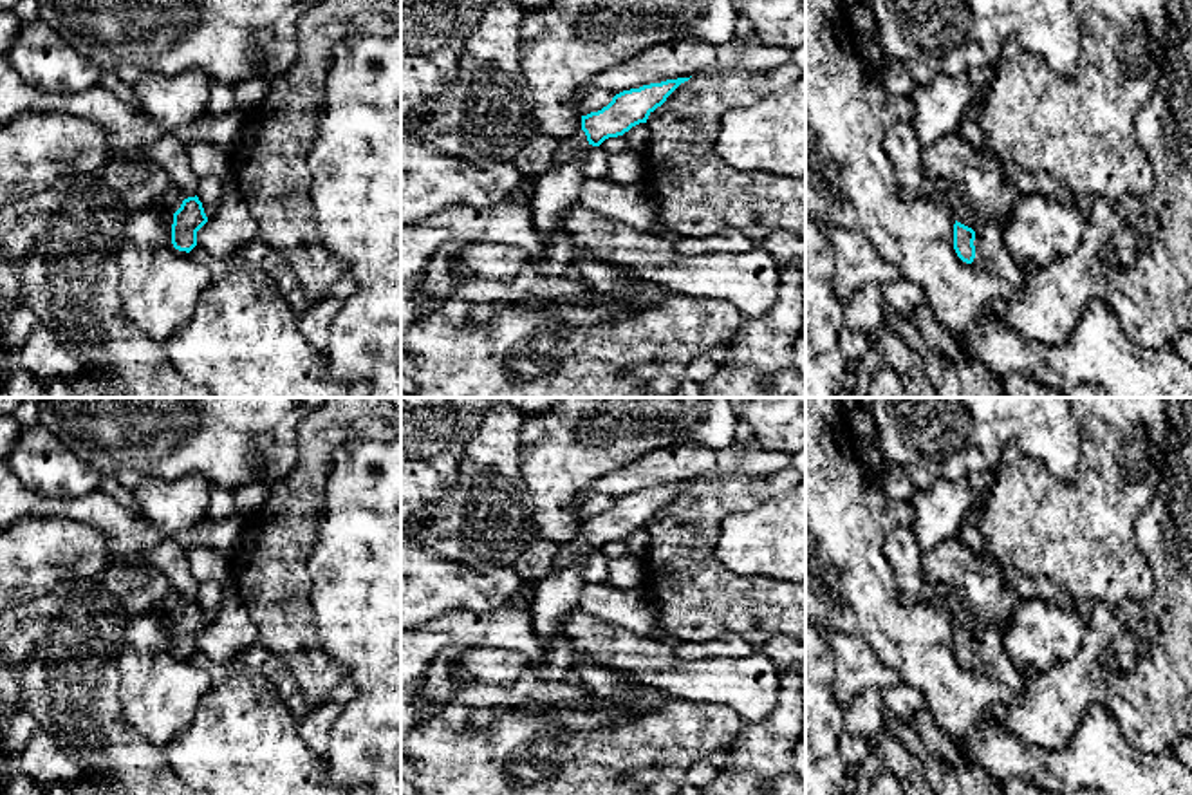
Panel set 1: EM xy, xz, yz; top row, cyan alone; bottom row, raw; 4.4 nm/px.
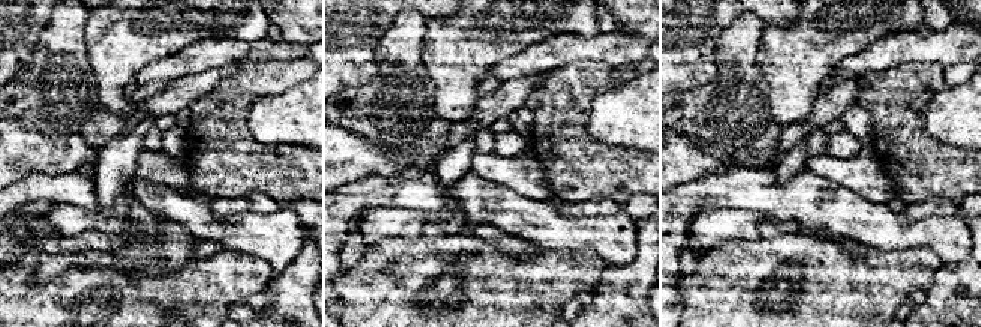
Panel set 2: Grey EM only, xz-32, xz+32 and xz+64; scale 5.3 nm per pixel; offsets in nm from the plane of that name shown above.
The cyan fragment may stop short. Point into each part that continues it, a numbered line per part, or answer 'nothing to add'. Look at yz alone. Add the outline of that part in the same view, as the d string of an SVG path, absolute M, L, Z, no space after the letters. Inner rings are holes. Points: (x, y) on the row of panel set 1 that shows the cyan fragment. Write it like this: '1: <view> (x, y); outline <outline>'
1: yz (963, 212); outline M943 188L943 195L952 210L952 215L957 222L977 229L979 217L975 208L961 195L957 188Z

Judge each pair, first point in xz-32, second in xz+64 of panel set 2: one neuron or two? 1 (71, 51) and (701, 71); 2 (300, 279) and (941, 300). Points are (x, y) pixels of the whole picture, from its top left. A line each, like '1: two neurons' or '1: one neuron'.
1: two neurons
2: one neuron

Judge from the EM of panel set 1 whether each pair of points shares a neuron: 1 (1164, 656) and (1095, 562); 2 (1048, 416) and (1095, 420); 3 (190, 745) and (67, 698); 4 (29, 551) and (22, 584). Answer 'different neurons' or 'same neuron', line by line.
1: different neurons
2: different neurons
3: different neurons
4: same neuron

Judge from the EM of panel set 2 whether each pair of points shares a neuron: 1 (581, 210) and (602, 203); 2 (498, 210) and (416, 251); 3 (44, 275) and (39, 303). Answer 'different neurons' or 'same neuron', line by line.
1: same neuron
2: different neurons
3: different neurons

